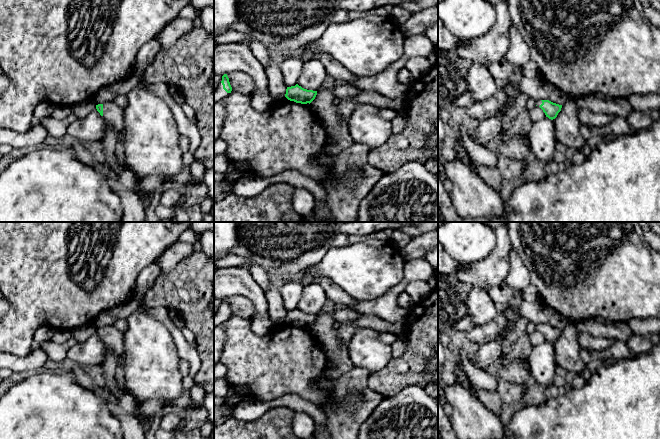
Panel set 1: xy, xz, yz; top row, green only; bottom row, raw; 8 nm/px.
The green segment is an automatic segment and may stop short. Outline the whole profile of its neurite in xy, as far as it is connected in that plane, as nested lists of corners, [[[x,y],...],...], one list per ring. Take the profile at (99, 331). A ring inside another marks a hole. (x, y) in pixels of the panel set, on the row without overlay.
[[[109,325],[103,328],[96,329],[96,333],[103,341],[105,346],[113,350],[114,353],[119,358],[119,366],[116,370],[117,380],[122,390],[133,397],[132,393],[125,386],[125,373],[123,368],[123,359],[122,359],[125,354],[123,332],[117,329],[114,325]]]

